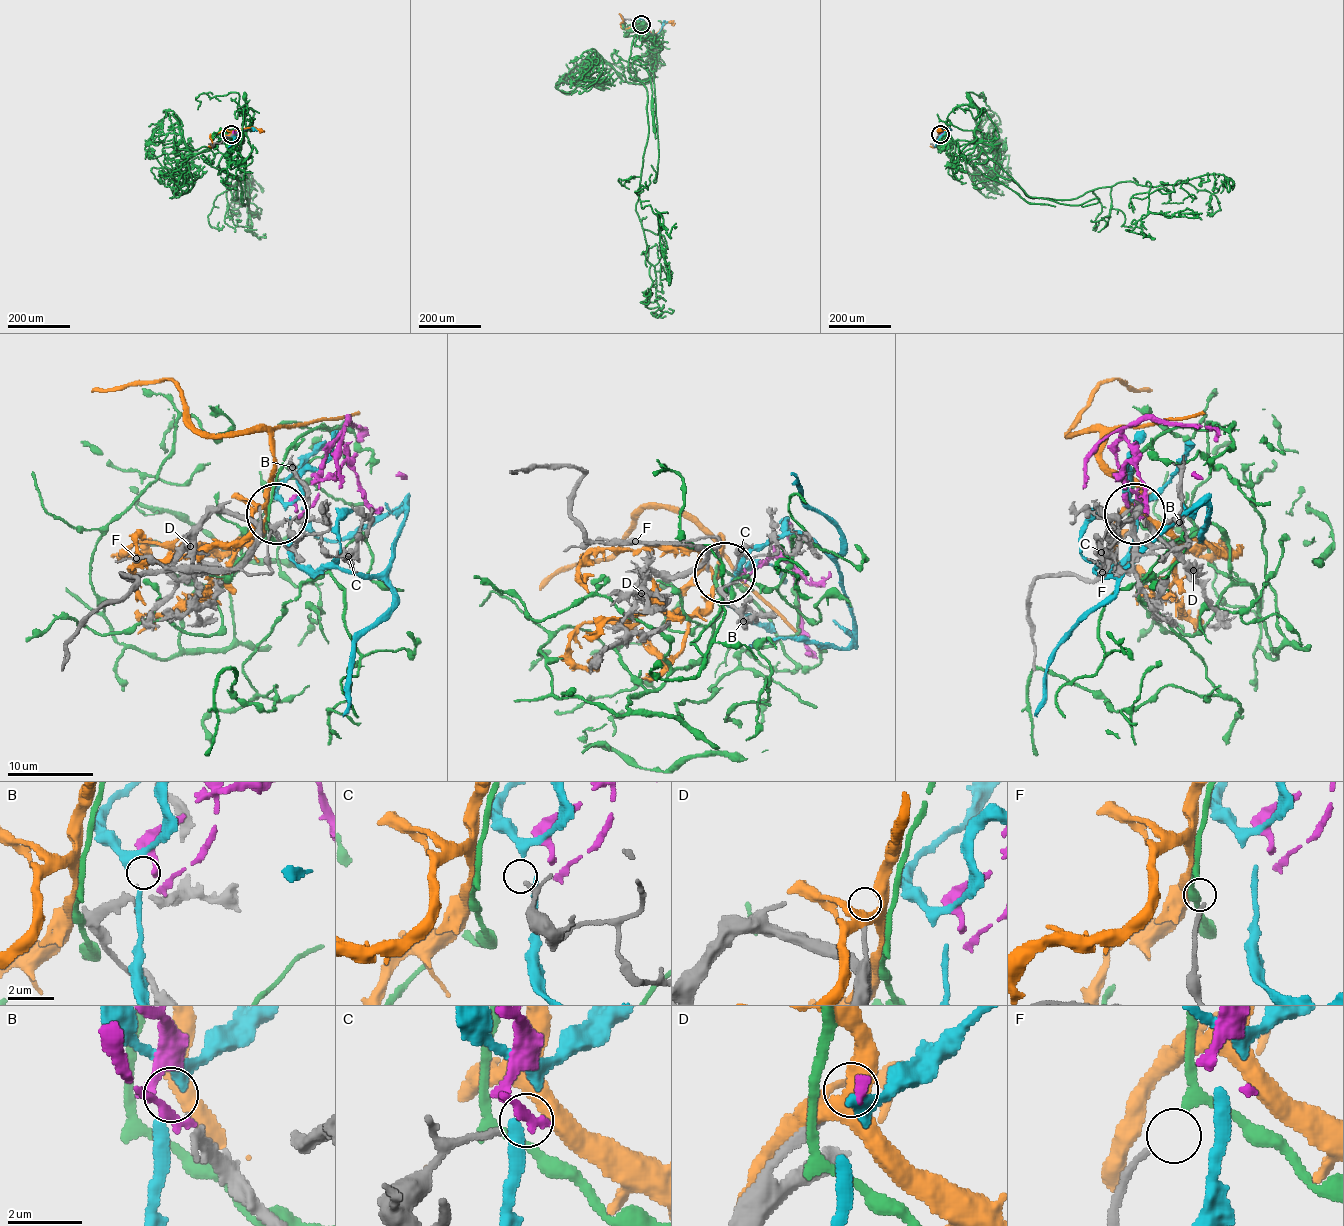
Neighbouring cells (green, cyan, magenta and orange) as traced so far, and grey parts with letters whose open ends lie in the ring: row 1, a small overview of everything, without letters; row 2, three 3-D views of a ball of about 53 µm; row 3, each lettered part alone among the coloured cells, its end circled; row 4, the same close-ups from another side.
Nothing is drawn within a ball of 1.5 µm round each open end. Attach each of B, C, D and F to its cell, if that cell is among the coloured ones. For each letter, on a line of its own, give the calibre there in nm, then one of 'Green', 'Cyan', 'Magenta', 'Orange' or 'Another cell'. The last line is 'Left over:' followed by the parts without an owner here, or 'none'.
B: Thickness 150 nm. Magenta
C: Thickness 160 nm. Another cell
D: Thickness 240 nm. Another cell
F: Thickness 170 nm. Green
Left over: C, D

